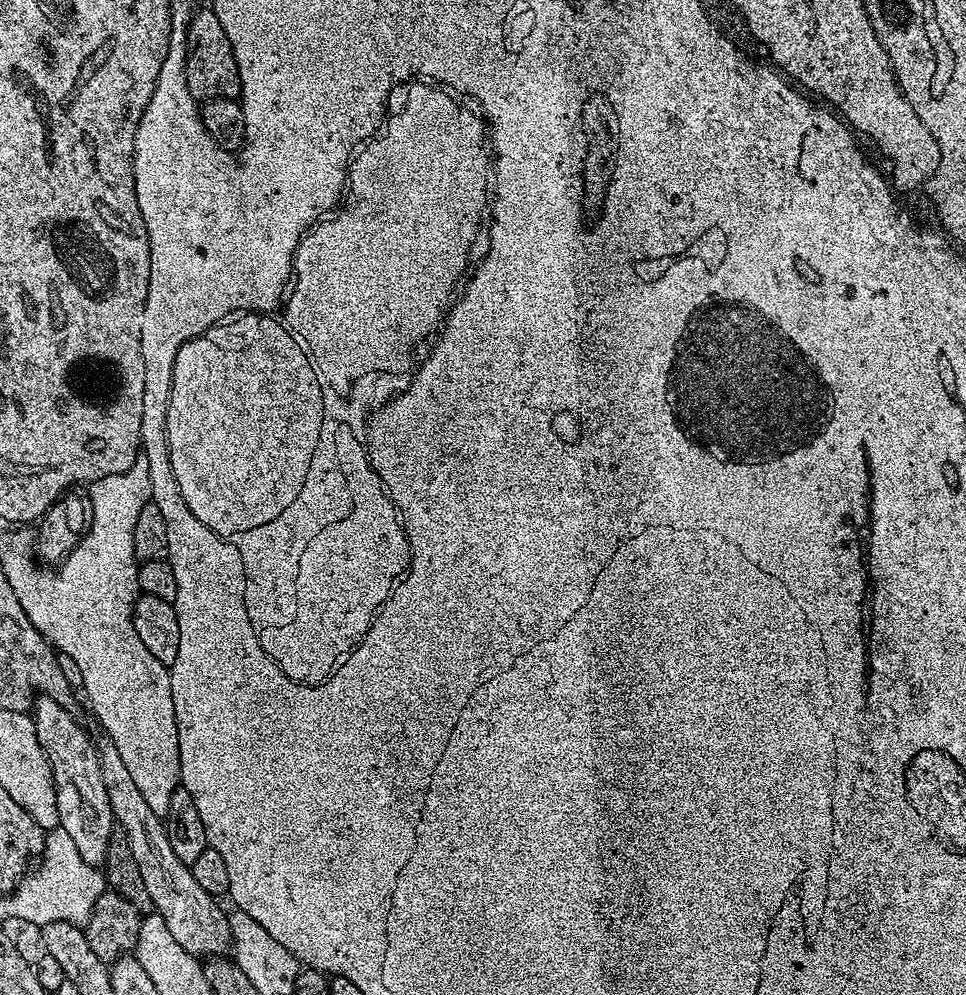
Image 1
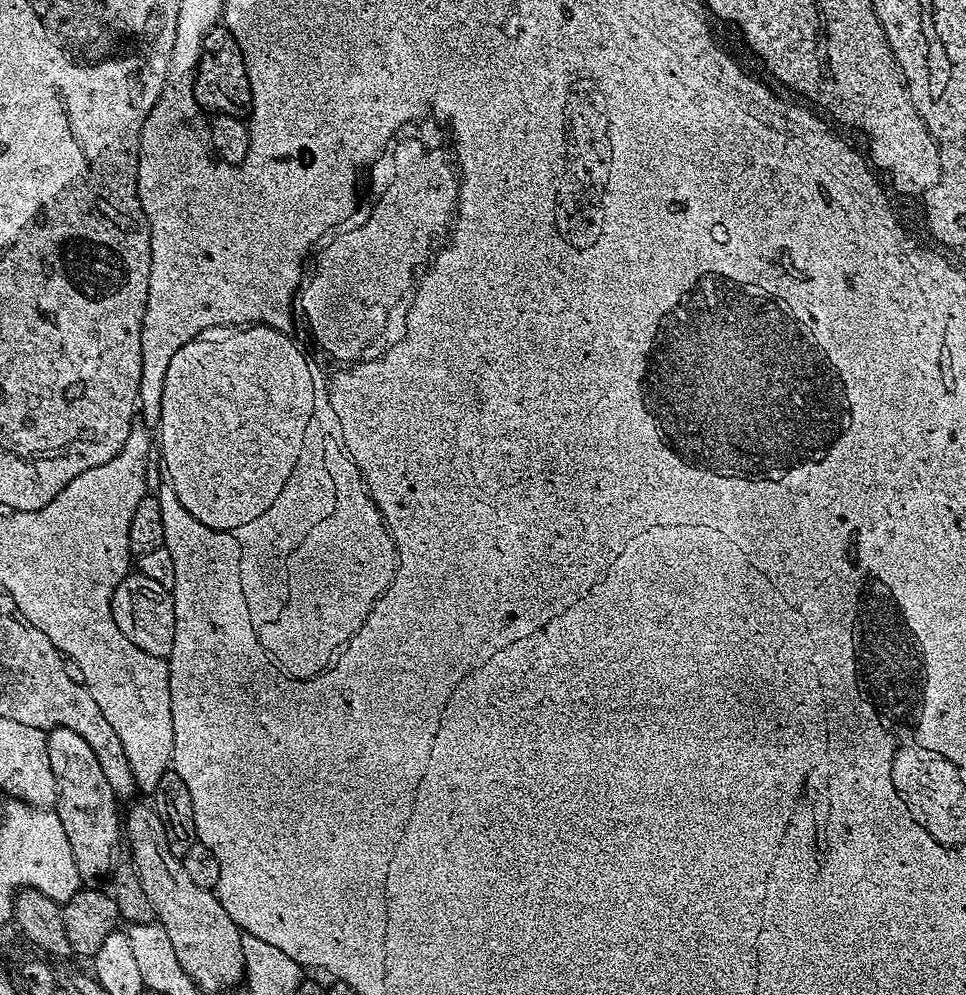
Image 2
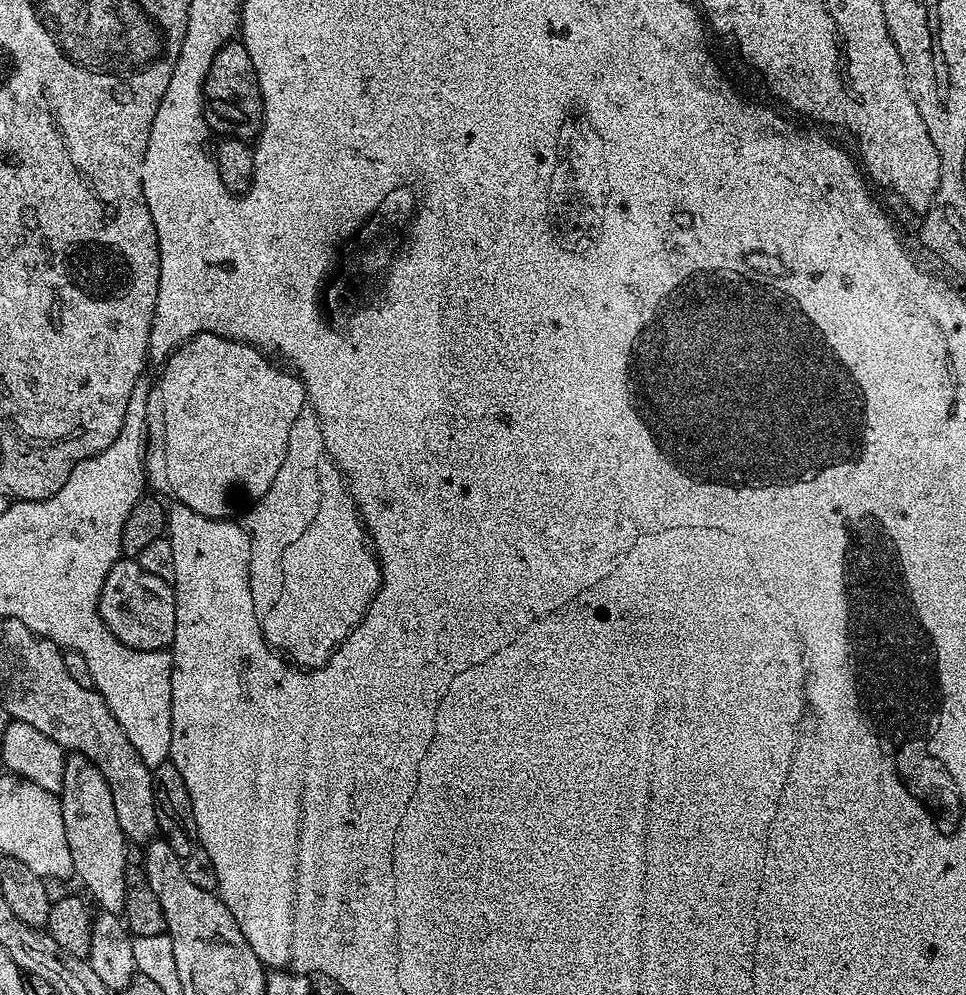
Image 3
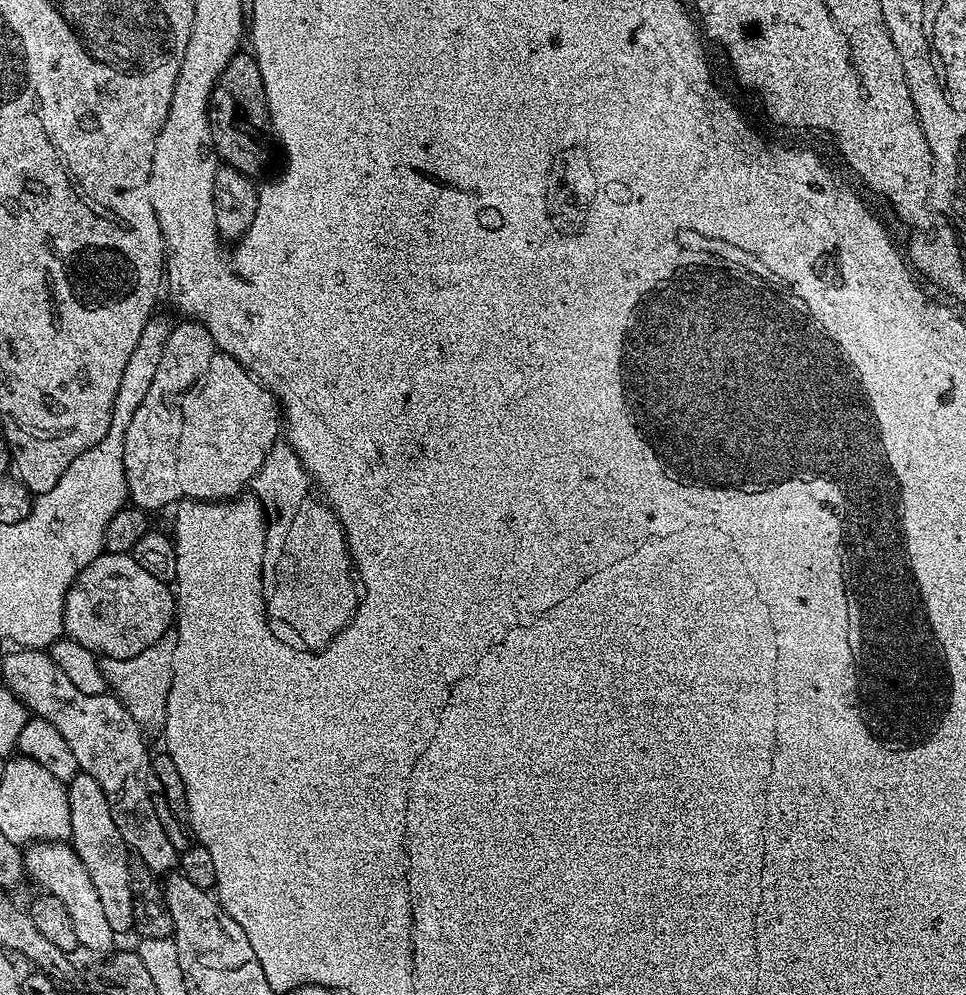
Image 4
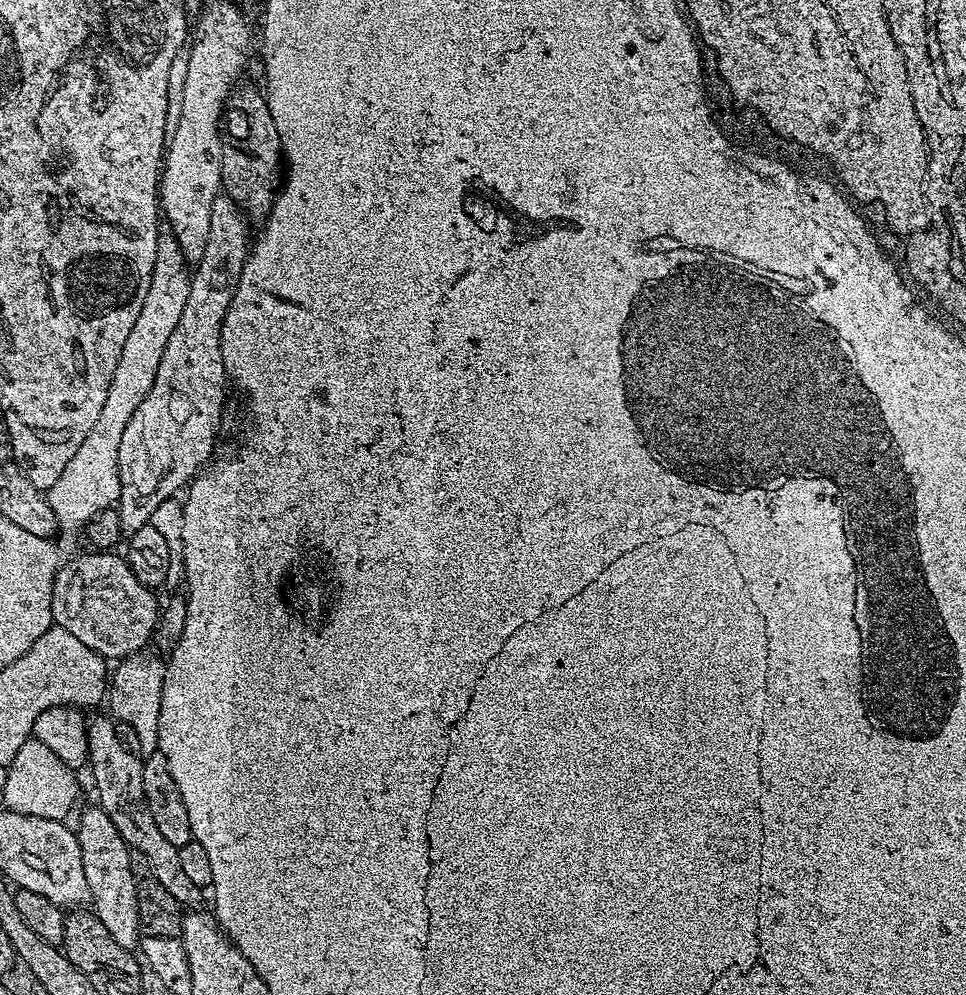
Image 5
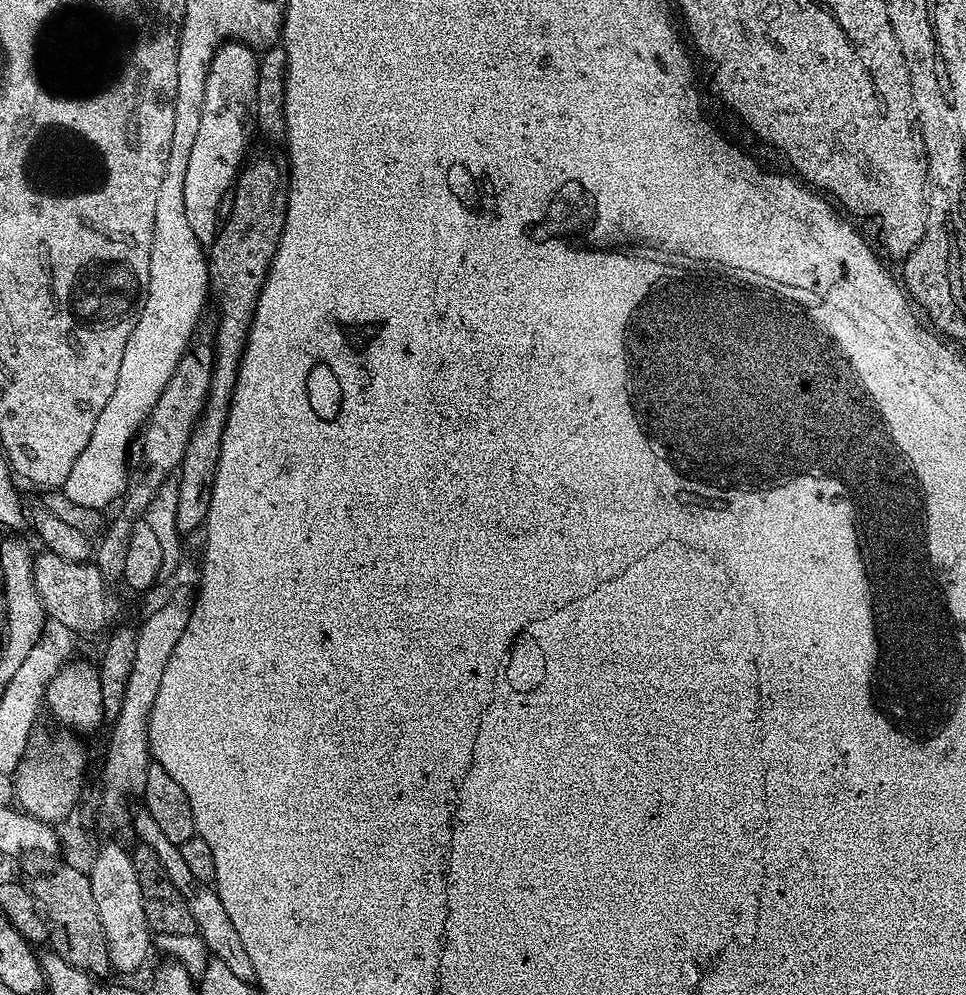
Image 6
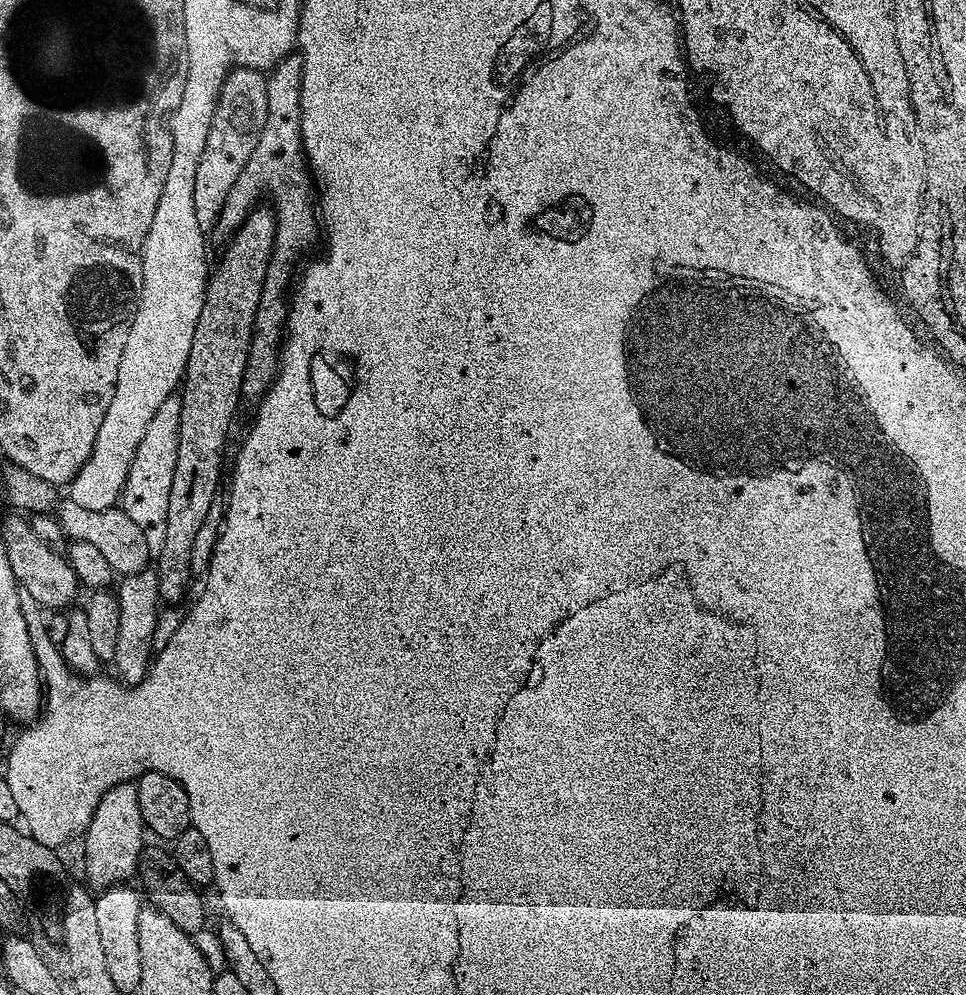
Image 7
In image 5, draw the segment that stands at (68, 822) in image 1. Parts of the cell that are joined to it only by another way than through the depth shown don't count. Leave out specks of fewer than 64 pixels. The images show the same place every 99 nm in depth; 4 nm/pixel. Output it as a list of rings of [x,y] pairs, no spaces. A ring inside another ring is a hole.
[[[98,806],[88,808],[80,816],[80,825],[74,828],[82,850],[82,870],[86,870],[86,886],[90,886],[91,911],[110,930],[110,938],[118,946],[132,950],[142,939],[138,922],[138,898],[134,874],[130,870],[128,843],[118,834],[118,826]]]

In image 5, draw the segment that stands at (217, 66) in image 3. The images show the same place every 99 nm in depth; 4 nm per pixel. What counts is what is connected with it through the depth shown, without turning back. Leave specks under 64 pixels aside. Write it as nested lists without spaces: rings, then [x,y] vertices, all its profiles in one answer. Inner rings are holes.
[[[240,86],[228,97],[225,111],[222,117],[222,166],[220,167],[220,187],[223,195],[231,197],[232,201],[243,208],[244,215],[249,221],[267,221],[272,212],[272,206],[276,202],[278,189],[282,184],[282,149],[278,126],[274,126],[274,118],[268,109],[268,97],[263,91],[256,88],[244,88]]]

